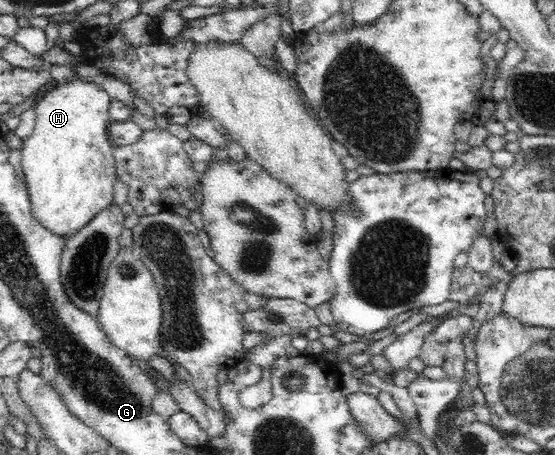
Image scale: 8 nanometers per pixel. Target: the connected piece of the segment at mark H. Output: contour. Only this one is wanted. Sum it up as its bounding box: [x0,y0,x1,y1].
[20,78,117,239]

